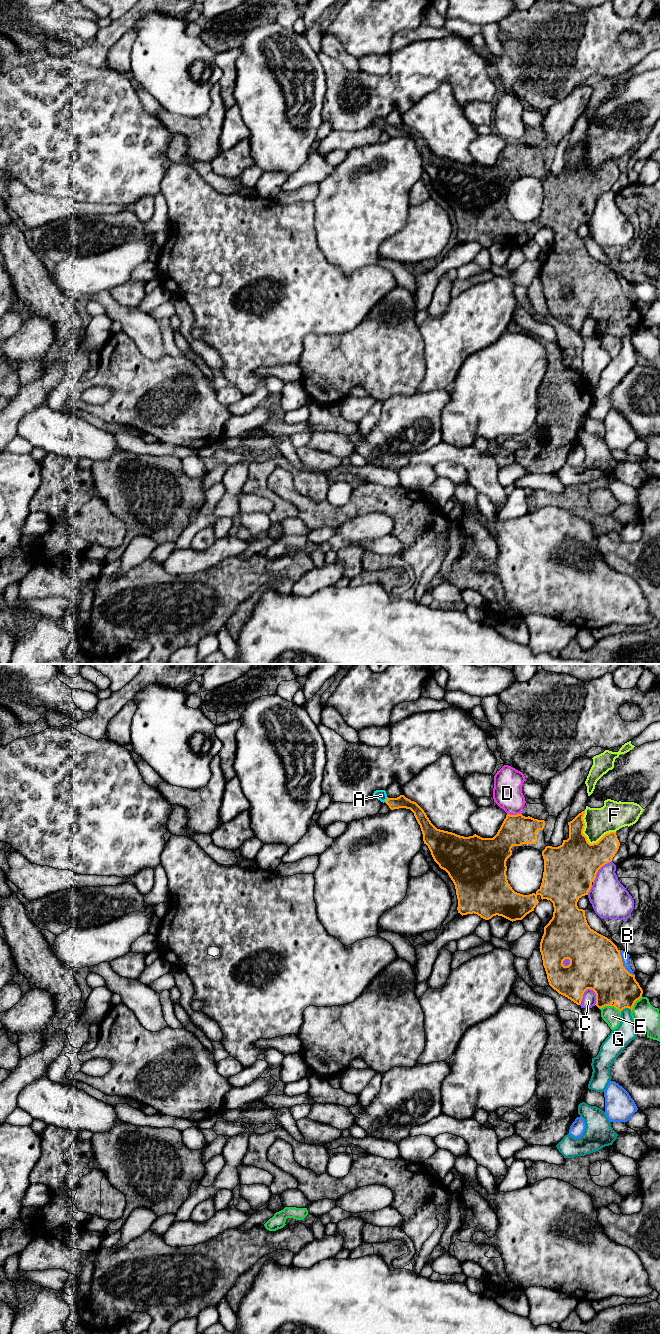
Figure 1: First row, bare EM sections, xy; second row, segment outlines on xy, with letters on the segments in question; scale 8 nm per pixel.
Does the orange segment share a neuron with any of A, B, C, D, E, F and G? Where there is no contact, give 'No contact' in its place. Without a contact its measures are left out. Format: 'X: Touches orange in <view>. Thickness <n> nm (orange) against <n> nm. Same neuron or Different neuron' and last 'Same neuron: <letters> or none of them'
A: Touches orange in xy. Thickness 100 nm (orange) against 90 nm. Same neuron
B: Touches orange in xy. Thickness 420 nm (orange) against 60 nm. Different neuron
C: Touches orange in xy. Thickness 400 nm (orange) against 110 nm. Different neuron
D: Touches orange in xy. Thickness 240 nm (orange) against 240 nm. Different neuron
E: Touches orange in xy. Thickness 320 nm (orange) against 140 nm. Different neuron
F: Touches orange in xy. Thickness 400 nm (orange) against 220 nm. Different neuron
G: Touches orange in xy. Thickness 320 nm (orange) against 160 nm. Different neuron
Same neuron: A

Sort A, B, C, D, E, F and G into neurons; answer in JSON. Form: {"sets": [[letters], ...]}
{"sets": [["A"], ["B"], ["C"], ["D"], ["E"], ["F"], ["G"]]}

